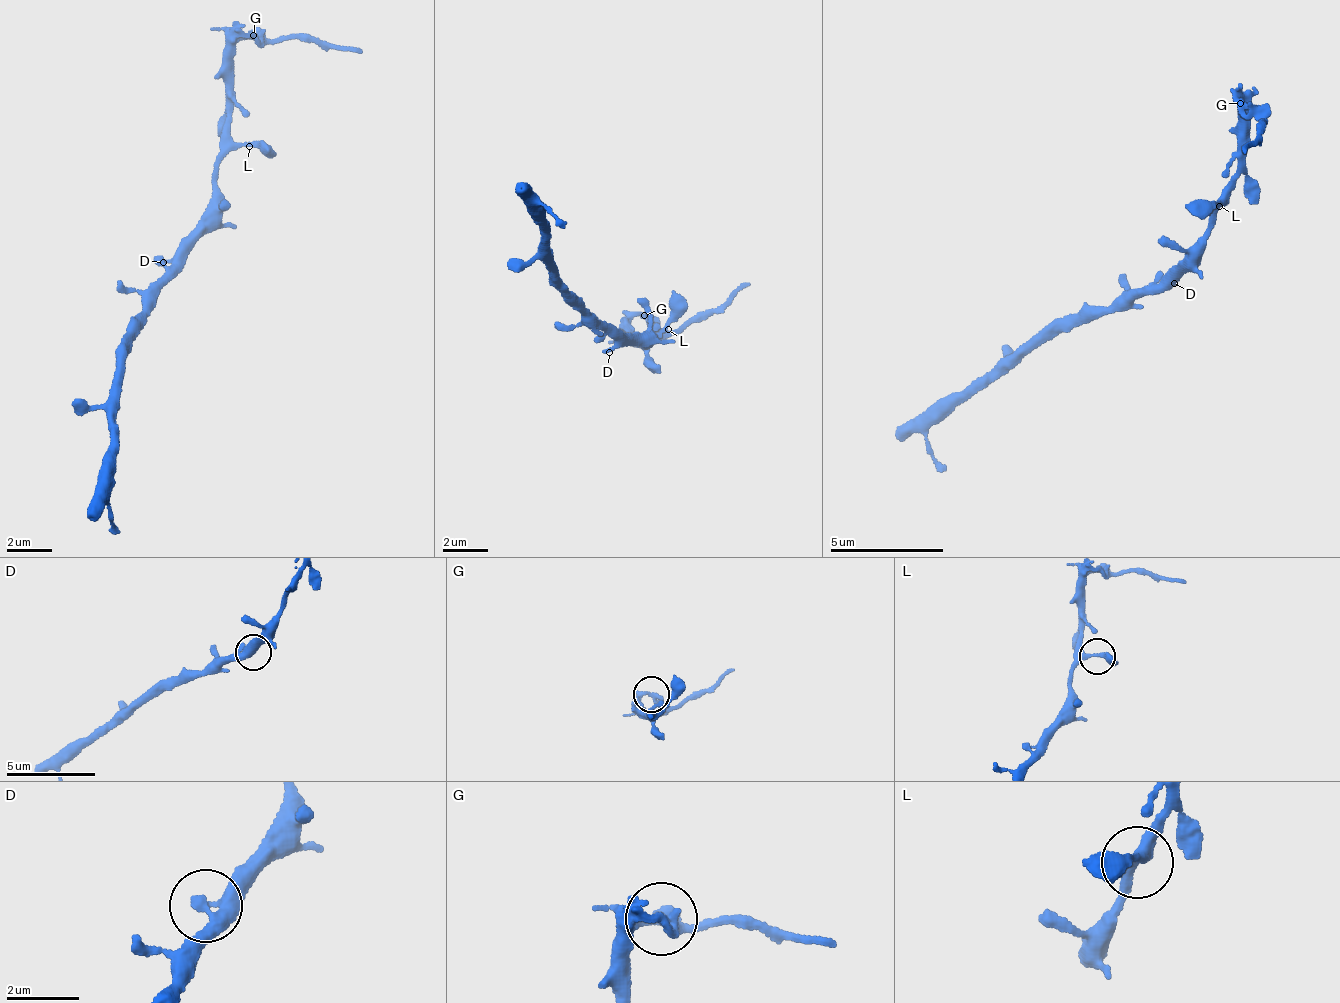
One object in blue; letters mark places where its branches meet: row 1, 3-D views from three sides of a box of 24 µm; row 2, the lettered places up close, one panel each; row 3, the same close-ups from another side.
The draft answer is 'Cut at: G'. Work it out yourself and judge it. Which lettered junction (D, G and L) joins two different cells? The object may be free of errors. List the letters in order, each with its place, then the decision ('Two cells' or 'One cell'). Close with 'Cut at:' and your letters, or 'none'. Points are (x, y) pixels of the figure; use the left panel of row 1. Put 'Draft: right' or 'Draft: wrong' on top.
Draft: right
D: Place: (163, 262). One cell
G: Place: (253, 35). Two cells
L: Place: (249, 146). One cell
Cut at: G

